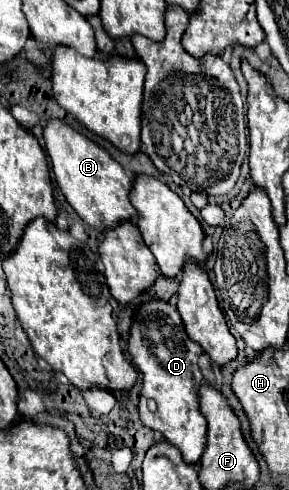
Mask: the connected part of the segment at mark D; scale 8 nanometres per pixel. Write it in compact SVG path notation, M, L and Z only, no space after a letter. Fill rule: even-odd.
M158 298L140 304L130 326L128 352L142 374L138 406L142 424L162 432L168 442L176 444L188 464L198 462L206 448L206 418L198 408L198 388L202 384L198 356L202 348L184 332L176 306Z

